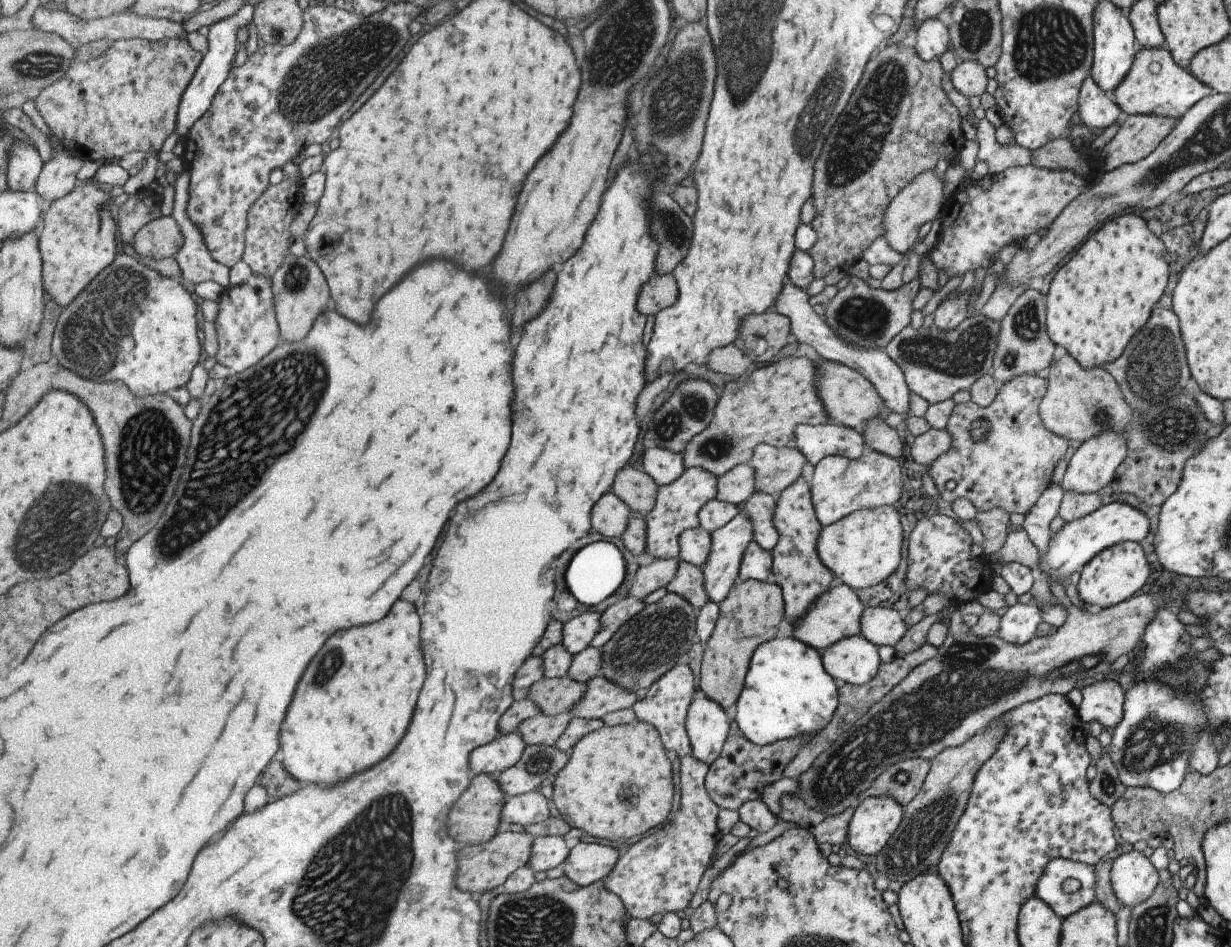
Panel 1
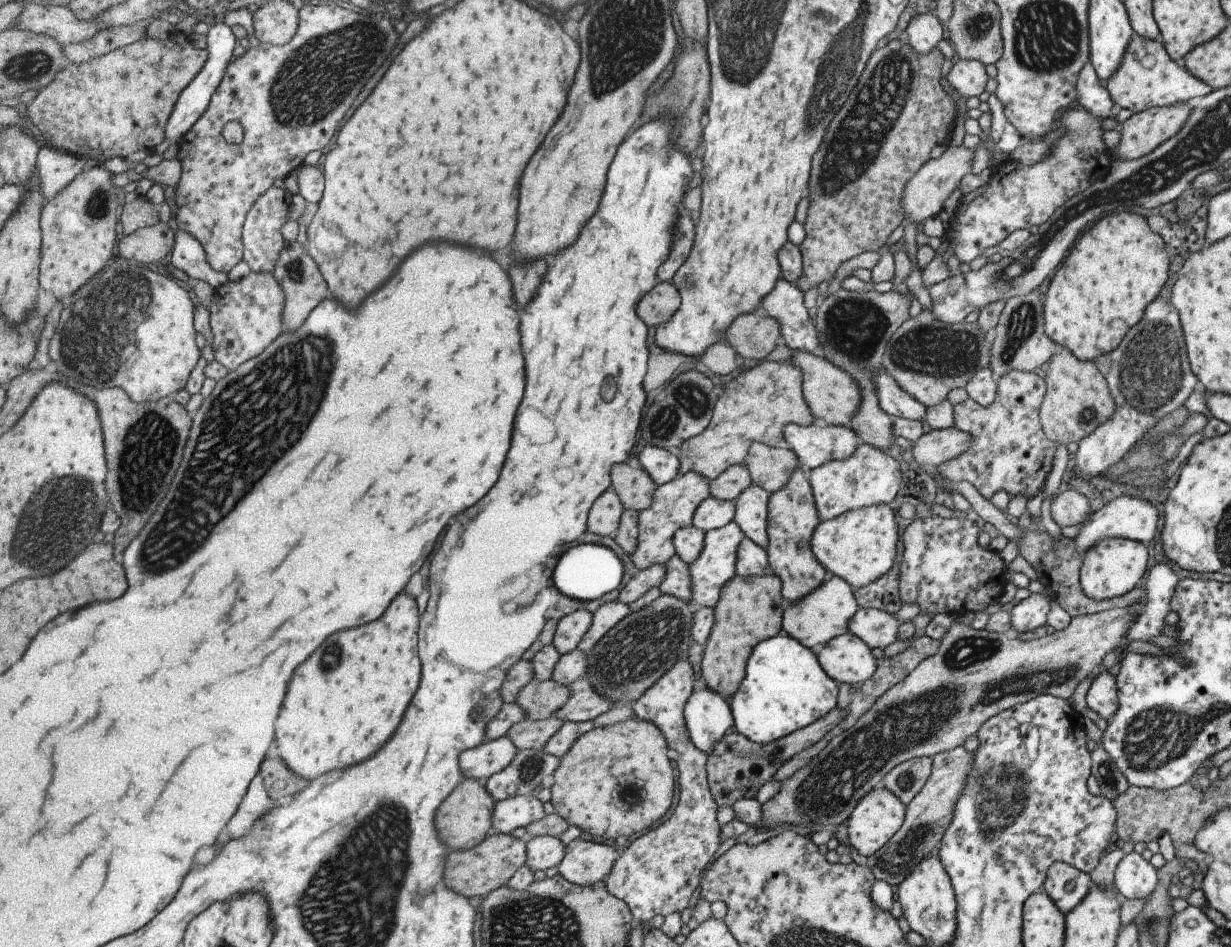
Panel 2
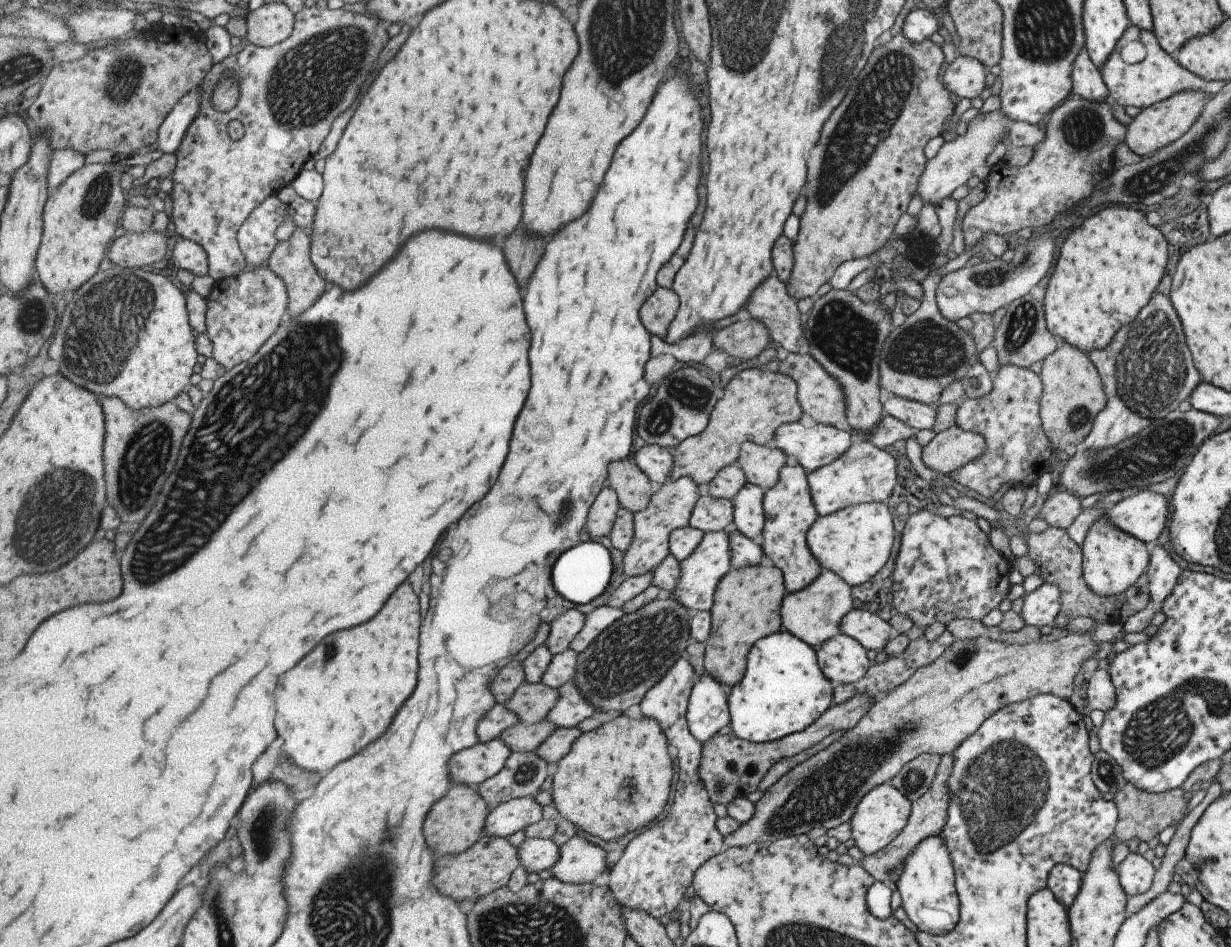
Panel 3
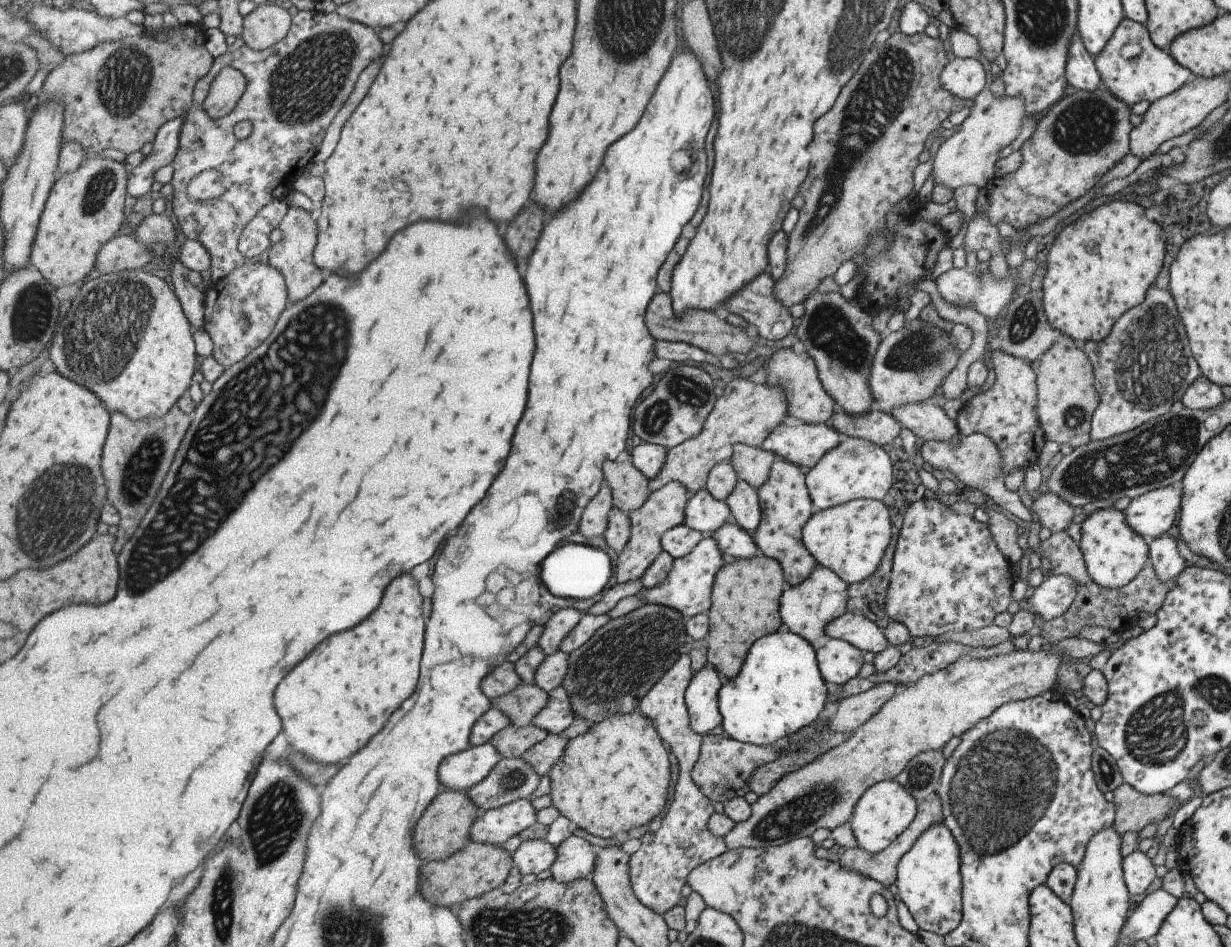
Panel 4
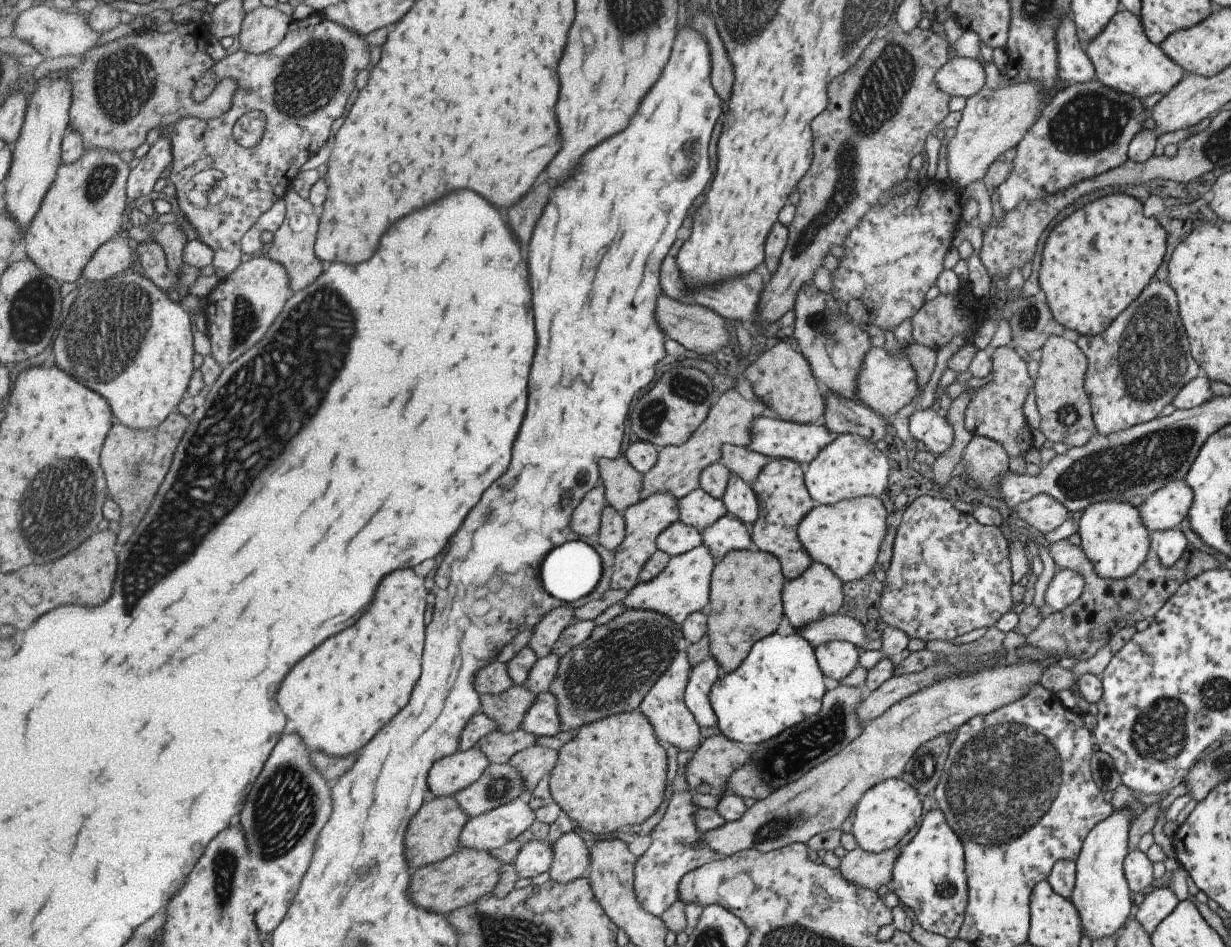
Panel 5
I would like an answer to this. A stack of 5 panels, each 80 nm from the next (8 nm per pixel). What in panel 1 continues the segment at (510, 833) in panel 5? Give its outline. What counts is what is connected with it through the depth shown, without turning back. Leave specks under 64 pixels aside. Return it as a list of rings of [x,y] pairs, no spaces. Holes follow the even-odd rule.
[[[535,790],[507,799],[505,809],[502,810],[502,823],[514,822],[526,827],[546,821],[550,816],[549,799],[545,798],[539,790]]]

